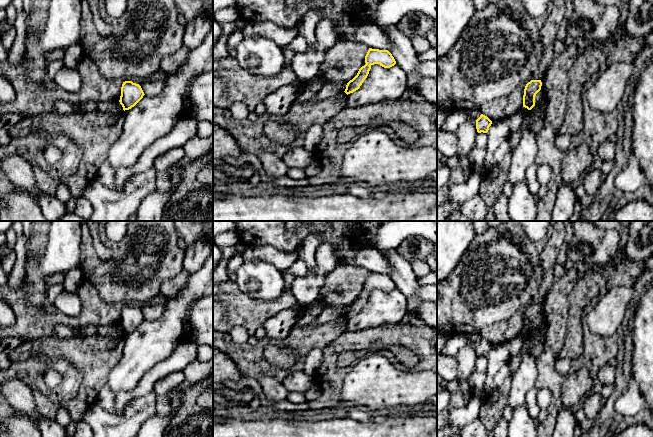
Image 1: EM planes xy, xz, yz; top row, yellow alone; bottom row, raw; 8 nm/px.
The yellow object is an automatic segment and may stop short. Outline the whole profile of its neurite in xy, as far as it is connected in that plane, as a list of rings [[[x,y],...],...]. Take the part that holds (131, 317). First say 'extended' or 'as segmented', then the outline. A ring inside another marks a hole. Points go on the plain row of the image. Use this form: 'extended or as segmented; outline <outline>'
as segmented; outline [[[125,305],[121,311],[120,328],[123,334],[129,334],[134,331],[144,320],[144,316],[139,308],[132,305]]]

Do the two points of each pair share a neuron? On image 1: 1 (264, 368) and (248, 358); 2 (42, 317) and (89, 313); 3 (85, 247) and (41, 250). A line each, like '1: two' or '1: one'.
1: one
2: one
3: two

